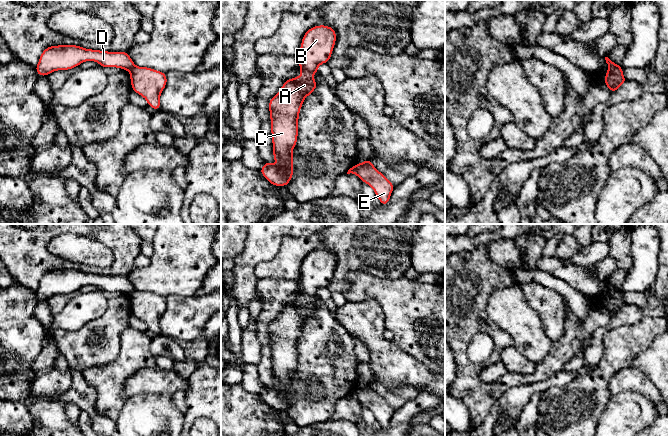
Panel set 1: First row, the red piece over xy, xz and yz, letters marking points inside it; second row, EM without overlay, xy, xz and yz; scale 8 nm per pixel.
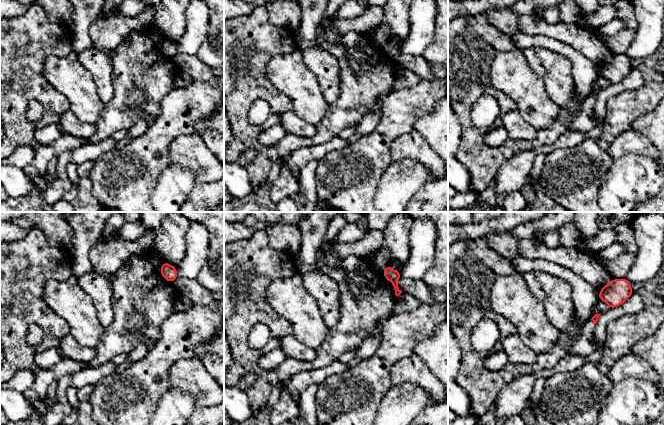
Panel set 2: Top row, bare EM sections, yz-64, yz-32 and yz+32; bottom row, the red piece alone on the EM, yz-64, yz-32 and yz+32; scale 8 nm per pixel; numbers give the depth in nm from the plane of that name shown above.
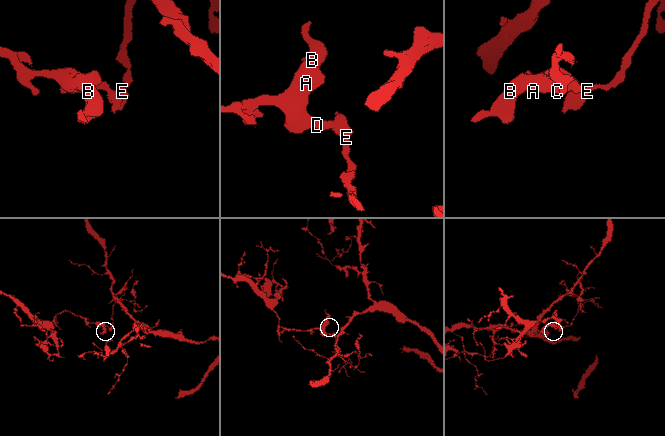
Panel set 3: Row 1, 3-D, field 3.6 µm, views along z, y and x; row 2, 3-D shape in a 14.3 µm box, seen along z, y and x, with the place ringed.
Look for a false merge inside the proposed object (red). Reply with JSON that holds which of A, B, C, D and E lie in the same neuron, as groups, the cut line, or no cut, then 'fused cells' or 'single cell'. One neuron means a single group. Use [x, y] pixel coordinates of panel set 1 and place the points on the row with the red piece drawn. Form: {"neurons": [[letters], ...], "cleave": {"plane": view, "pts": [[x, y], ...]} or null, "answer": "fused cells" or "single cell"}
{"neurons": [["A", "B", "C", "D"], ["E"]], "cleave": {"plane": "yz", "pts": [[619, 66], [609, 69]]}, "answer": "fused cells"}

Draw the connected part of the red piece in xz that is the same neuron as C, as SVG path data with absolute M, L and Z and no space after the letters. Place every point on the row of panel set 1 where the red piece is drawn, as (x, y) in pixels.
M330 26L310 28L298 53L301 75L286 80L269 101L273 159L279 164L265 162L260 172L274 186L287 187L294 174L292 150L297 143L299 112L304 99L317 88L313 74L320 64L329 62L335 42L336 32Z

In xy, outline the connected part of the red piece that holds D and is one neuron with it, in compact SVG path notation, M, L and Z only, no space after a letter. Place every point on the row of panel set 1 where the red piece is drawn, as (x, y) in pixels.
M64 44L47 47L41 53L35 69L39 76L47 76L57 70L70 70L85 61L95 61L103 68L116 67L126 71L136 68L128 52L92 50Z

